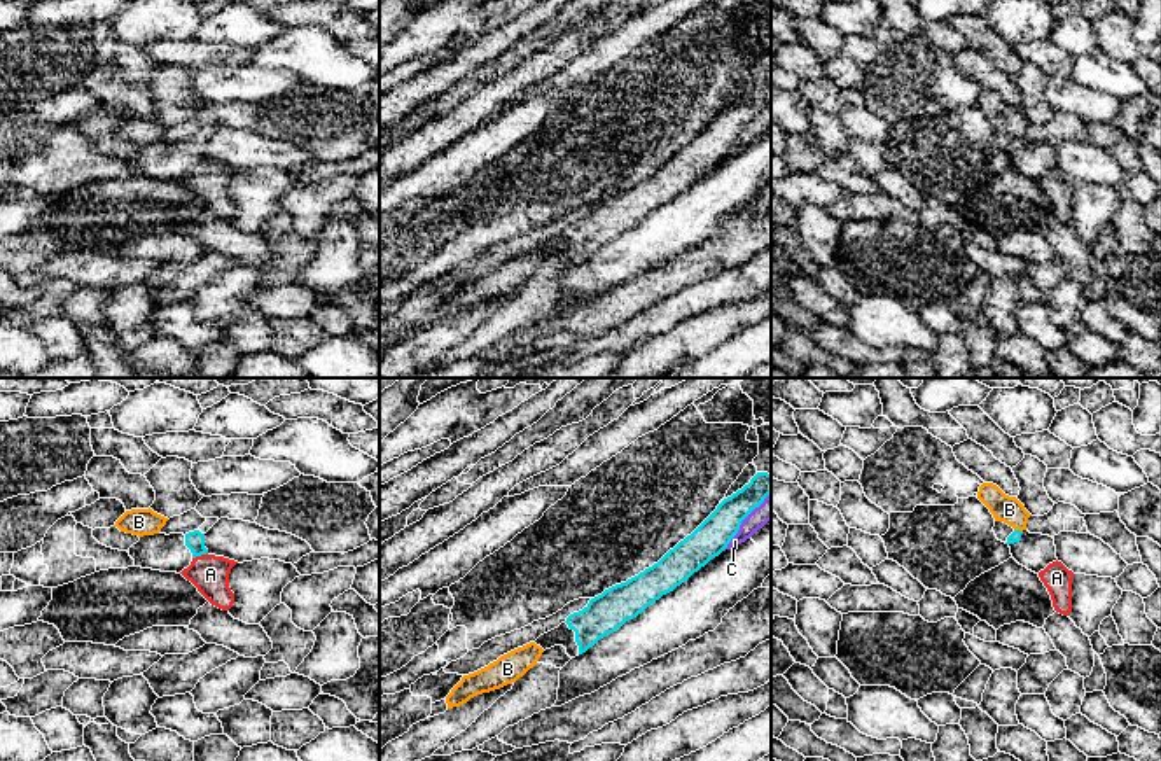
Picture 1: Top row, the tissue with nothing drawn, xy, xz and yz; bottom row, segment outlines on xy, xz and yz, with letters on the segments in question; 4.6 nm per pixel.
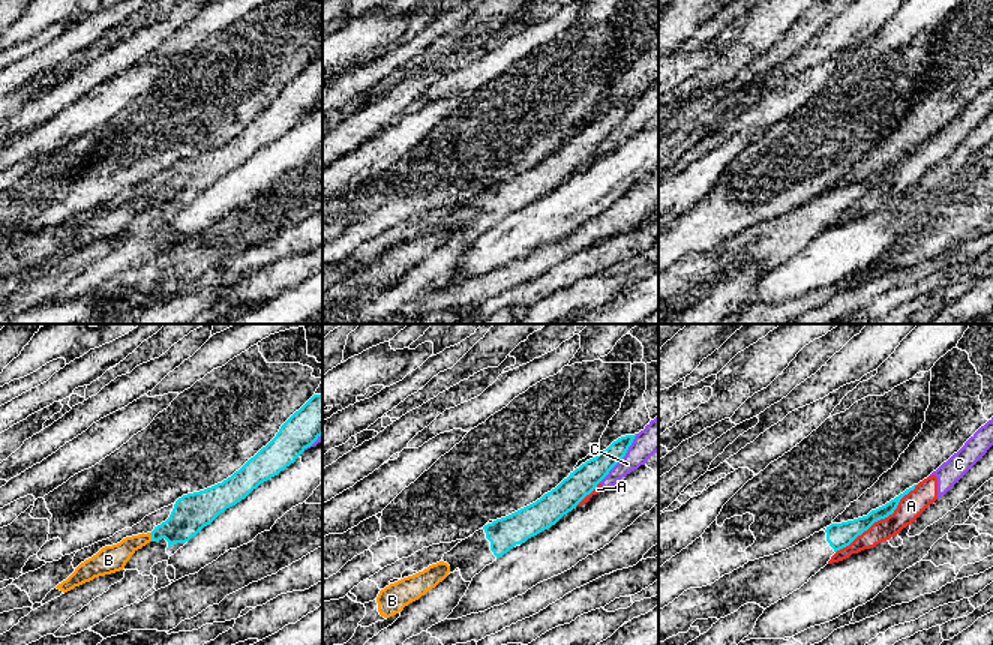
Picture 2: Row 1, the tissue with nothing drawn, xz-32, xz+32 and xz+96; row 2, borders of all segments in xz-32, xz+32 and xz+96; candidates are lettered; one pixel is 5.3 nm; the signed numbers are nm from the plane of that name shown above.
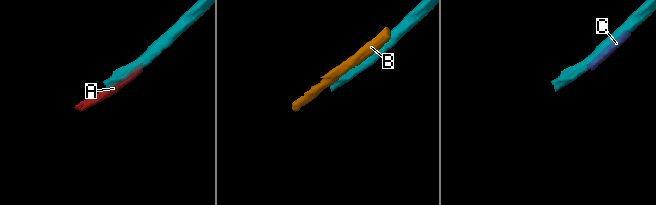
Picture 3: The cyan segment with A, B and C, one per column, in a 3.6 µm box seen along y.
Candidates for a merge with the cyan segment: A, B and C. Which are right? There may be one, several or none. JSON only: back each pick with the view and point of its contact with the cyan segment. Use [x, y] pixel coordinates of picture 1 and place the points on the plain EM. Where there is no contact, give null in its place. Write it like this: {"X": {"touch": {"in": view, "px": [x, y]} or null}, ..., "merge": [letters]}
{"merge": []}

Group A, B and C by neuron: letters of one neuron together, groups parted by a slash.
A C / B

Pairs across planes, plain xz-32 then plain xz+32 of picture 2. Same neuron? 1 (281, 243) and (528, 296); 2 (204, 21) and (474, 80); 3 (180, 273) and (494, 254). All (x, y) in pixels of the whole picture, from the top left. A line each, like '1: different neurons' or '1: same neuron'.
1: same neuron
2: same neuron
3: different neurons

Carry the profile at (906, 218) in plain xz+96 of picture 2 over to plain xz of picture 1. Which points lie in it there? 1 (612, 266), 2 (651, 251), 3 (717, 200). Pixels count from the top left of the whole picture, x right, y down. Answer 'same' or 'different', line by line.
1: same
2: same
3: same

